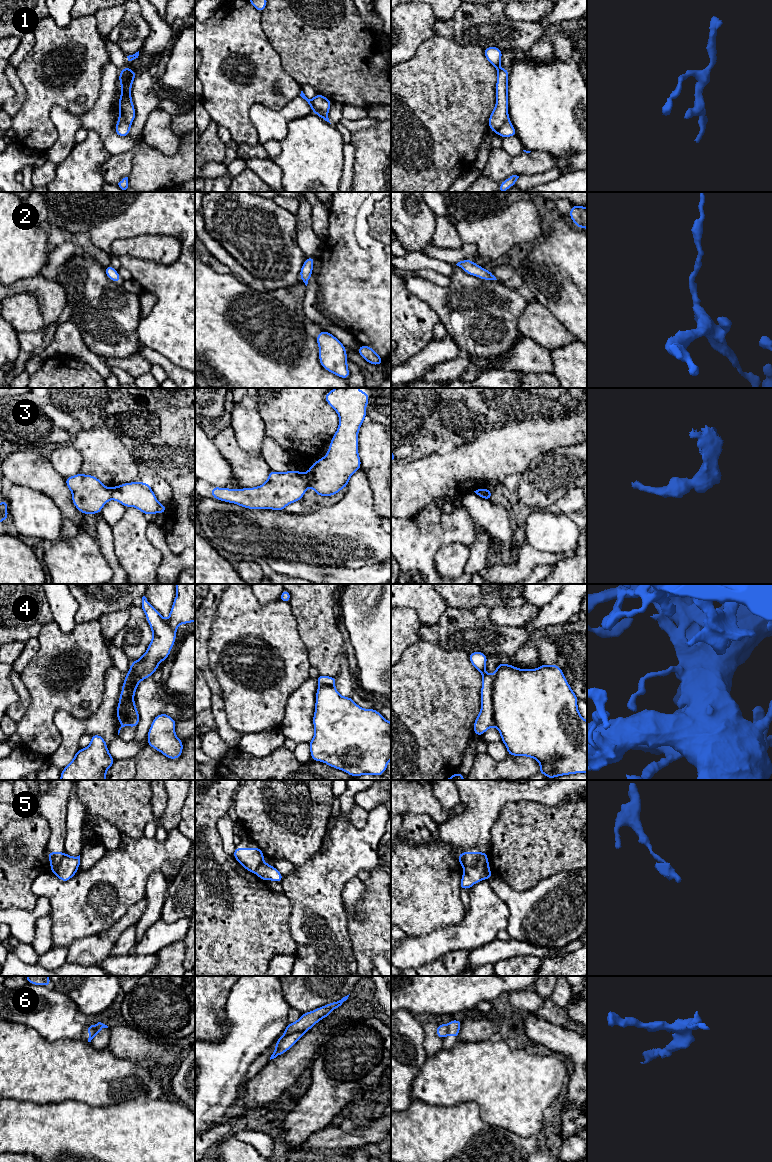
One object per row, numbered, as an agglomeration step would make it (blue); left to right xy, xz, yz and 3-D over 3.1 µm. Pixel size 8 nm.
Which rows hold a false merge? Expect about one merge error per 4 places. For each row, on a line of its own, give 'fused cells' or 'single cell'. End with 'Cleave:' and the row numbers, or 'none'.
1: fused cells
2: single cell
3: fused cells
4: single cell
5: fused cells
6: fused cells
Cleave: 1, 3, 5, 6

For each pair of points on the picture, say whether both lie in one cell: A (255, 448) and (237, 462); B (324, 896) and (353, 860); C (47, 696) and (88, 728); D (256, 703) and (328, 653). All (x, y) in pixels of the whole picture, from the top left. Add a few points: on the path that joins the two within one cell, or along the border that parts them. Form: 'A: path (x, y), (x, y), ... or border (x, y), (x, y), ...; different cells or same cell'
A: border (235, 433), (235, 439), (242, 448), (261, 455); different cells
B: path (326, 887), (344, 869); same cell
C: border (90, 714), (76, 718), (58, 710), (53, 721); different cells
D: border (303, 643), (307, 651), (309, 663), (312, 666); different cells

